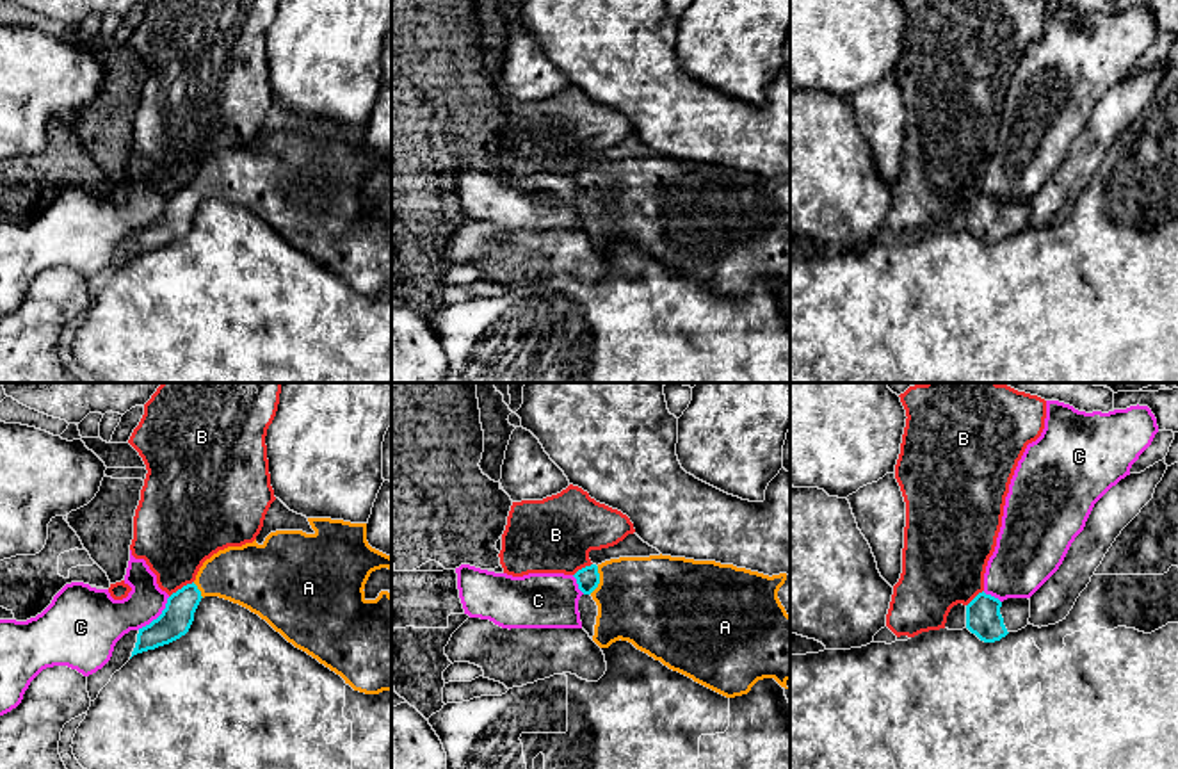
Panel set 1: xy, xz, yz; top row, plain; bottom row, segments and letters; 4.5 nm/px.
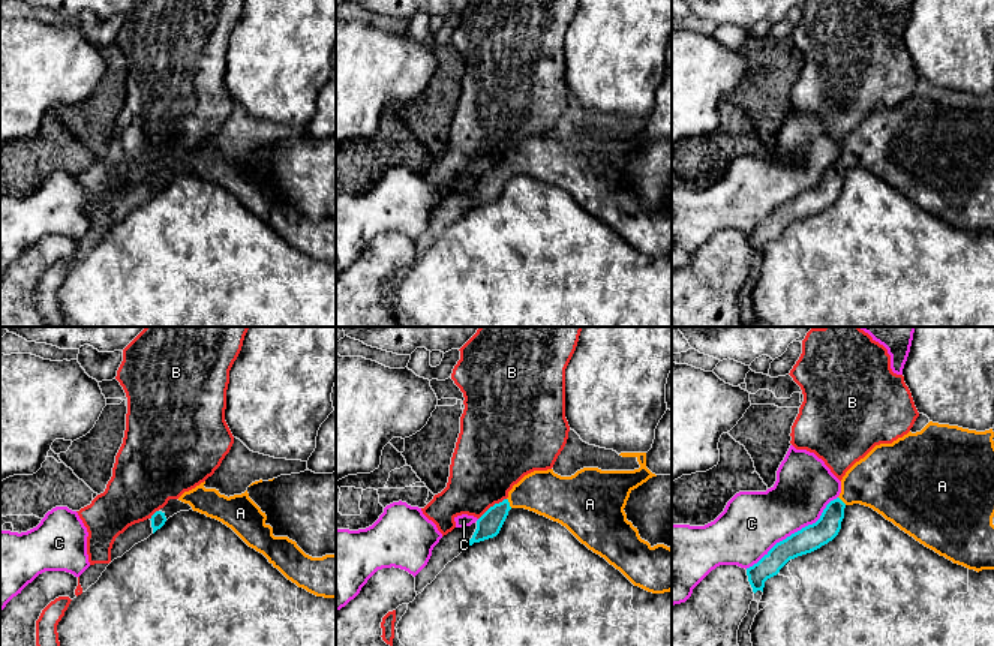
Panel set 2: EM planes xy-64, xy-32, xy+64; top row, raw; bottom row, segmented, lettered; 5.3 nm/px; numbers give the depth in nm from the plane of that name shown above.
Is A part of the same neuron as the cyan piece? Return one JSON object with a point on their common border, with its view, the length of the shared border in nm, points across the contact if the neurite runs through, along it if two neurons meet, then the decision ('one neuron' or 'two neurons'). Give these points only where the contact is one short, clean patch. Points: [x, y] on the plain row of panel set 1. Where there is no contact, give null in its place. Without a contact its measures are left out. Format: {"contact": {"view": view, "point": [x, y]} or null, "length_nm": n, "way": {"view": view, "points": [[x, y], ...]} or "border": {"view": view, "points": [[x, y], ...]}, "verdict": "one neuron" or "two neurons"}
{"contact": {"view": "xz", "point": [598, 182]}, "length_nm": 130, "way": {"view": "xz", "points": [[588, 180], [598, 182], [620, 187], [648, 203]]}, "verdict": "one neuron"}

